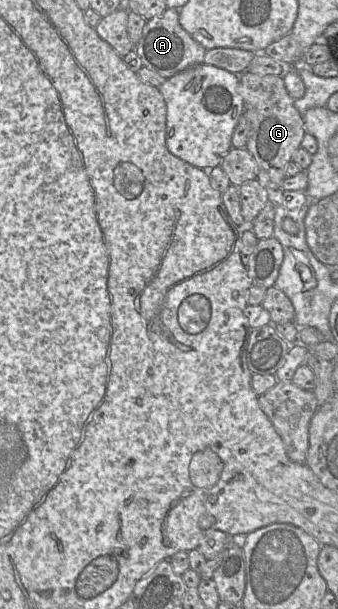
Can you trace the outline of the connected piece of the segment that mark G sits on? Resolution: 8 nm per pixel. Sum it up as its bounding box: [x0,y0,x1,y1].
[239,71,306,195]

